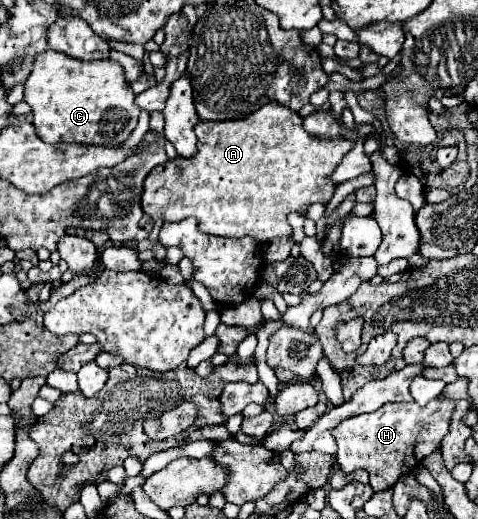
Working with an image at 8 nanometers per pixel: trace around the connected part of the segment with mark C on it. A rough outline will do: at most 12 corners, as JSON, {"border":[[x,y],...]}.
{"border":[[37,55],[23,99],[45,143],[121,145],[139,107],[111,59]]}

